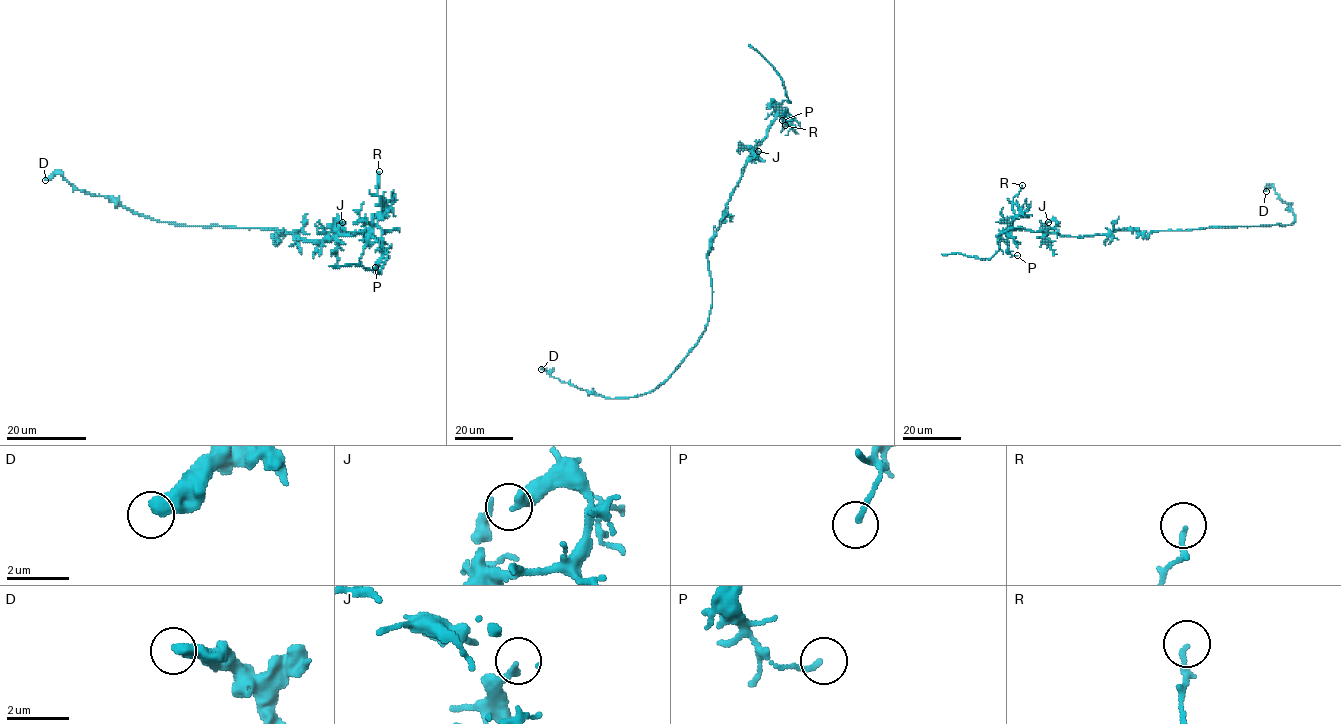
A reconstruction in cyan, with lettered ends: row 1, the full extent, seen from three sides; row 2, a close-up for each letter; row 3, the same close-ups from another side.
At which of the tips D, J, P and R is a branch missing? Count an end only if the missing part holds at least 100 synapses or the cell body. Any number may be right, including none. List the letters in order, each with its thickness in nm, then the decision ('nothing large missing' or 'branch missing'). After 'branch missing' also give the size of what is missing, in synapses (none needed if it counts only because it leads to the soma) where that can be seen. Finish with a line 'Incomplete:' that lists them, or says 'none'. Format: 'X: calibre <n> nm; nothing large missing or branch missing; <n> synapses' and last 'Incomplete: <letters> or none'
D: calibre 440 nm; nothing large missing
J: calibre 280 nm; nothing large missing
P: calibre 150 nm; nothing large missing
R: calibre 150 nm; nothing large missing
Incomplete: none

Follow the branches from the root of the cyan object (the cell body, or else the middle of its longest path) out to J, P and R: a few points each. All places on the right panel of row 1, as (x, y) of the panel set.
J: (1158, 230), (1146, 235), (1136, 230), (1114, 230), (1102, 234), (1060, 236), (1048, 232), (1056, 221), (1048, 222)
P: (1158, 230), (1146, 235), (1136, 230), (1114, 230), (1060, 236), (1010, 229), (1007, 249), (1017, 255)
R: (1158, 230), (1146, 235), (1114, 230), (1060, 236), (1015, 229), (1010, 224), (1015, 216), (1013, 199), (1022, 185)

